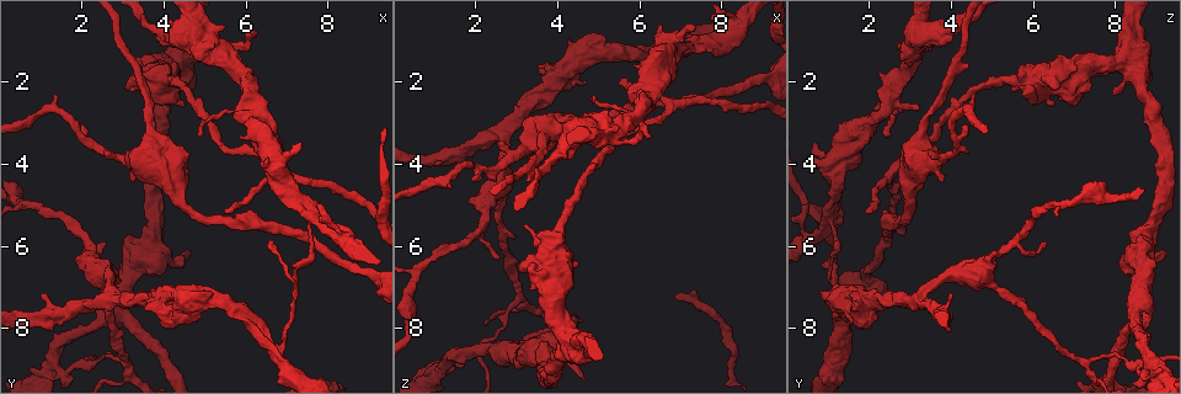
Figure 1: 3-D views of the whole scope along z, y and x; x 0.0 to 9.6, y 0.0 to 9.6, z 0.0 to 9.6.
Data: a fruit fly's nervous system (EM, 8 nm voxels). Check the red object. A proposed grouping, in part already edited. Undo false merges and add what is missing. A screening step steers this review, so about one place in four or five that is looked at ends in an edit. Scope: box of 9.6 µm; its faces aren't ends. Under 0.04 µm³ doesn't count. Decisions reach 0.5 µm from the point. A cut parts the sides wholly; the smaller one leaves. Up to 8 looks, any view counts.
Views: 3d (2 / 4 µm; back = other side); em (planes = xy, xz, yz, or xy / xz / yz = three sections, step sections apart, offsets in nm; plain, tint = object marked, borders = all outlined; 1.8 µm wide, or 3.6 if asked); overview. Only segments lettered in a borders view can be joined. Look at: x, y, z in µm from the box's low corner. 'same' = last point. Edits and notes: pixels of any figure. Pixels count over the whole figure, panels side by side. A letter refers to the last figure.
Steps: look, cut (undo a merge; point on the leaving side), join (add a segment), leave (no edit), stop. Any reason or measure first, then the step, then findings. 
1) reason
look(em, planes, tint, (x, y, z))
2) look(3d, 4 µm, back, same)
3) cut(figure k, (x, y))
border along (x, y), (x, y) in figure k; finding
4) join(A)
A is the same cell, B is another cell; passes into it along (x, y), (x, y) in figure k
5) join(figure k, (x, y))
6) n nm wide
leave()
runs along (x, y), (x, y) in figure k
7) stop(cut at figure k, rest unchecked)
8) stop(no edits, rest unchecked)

an open end
look(em, planes, tint, (5.90, 2.65, 3.20))

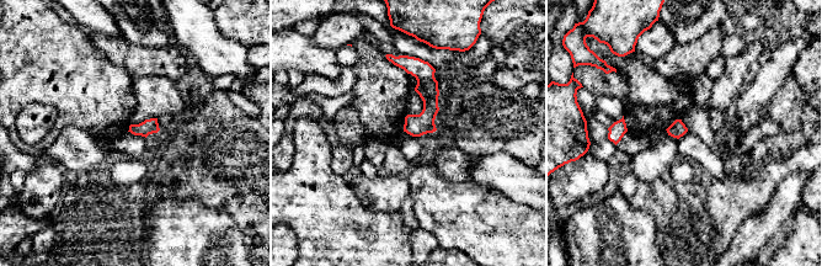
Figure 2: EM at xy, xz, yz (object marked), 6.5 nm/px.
look(em, planes, borders, same)

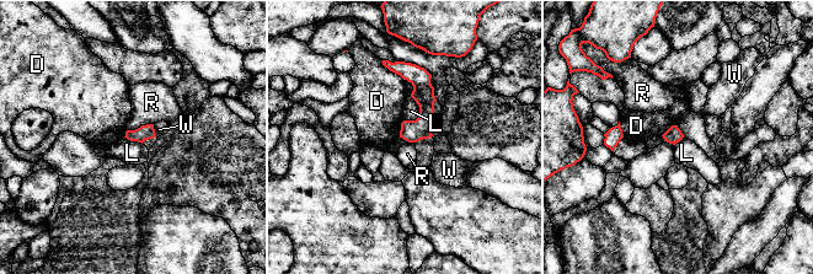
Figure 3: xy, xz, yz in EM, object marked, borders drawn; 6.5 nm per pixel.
D touches over 200 nm
leave()
D, L, R and W are other cells; no lettered segment goes on from it

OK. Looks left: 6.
sudden change in width
look(em, 3.6 µm, yz, step 4, tint, (3.80, 3.45, 3.20))

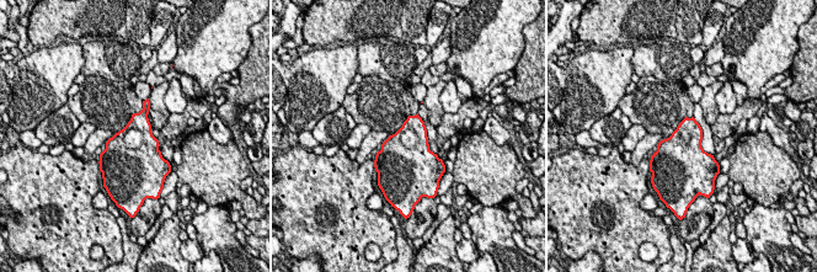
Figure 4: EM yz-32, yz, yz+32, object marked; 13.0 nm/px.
cut it another way
look(em, 3.6 µm, planes, borders, same)

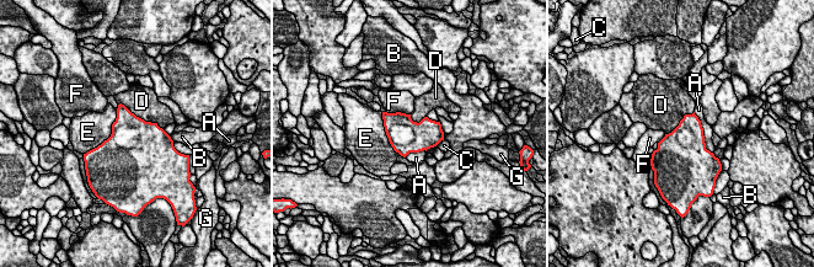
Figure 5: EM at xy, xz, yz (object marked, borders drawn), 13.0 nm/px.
D touches over 700 nm
leave()
A, B, C, D, E, F and G are other cells; continuous, no second neuron

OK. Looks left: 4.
three-way junction
look(3d, 2 µm, (6.75, 8.50, 1.40))

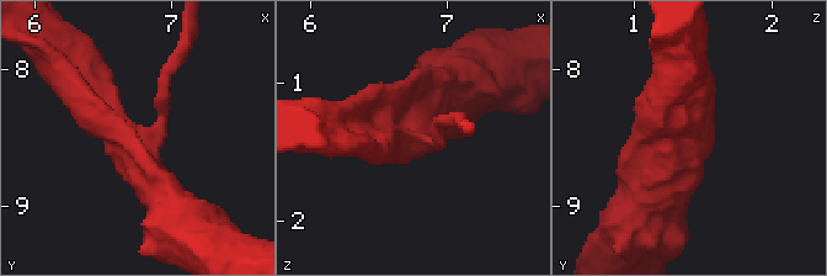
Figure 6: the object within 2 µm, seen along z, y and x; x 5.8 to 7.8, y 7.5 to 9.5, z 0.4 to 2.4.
look(em, planes, borders, (6.80, 8.52, 1.40))

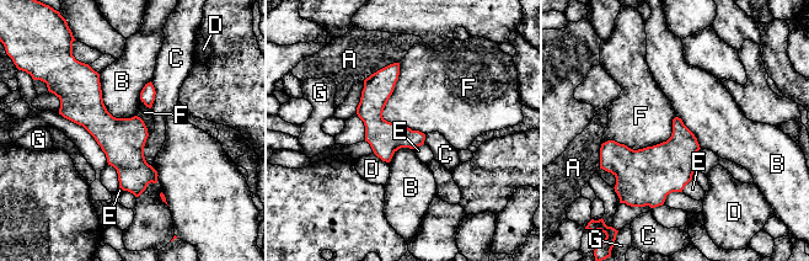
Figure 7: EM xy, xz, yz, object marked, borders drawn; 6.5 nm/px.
F touches over 500 nm
leave()
A, B, C, D, E, F and G are other cells; all the same neuron

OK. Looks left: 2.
stop(no edits, rest unchecked)

